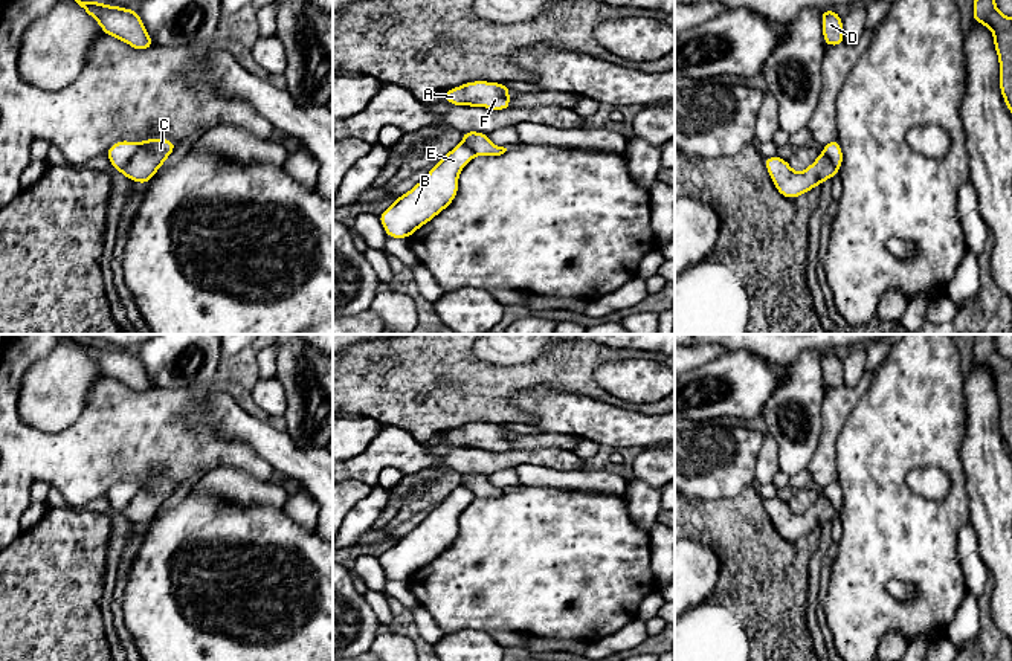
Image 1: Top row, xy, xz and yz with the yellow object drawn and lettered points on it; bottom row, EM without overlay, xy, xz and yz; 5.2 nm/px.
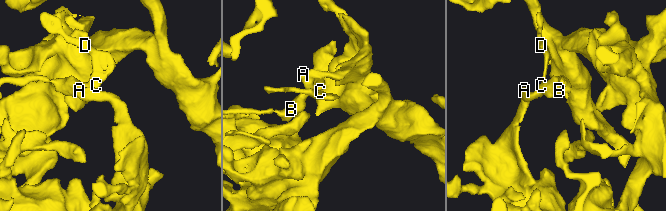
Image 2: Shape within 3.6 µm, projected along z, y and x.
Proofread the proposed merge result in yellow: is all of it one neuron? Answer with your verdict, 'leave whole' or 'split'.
split

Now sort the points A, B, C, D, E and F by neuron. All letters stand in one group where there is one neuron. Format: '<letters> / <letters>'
A C D F / B E

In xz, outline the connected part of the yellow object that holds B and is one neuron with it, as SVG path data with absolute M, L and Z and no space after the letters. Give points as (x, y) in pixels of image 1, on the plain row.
M464 485L450 492L411 533L400 537L379 562L389 580L409 580L444 553L458 536L461 511L475 499Z

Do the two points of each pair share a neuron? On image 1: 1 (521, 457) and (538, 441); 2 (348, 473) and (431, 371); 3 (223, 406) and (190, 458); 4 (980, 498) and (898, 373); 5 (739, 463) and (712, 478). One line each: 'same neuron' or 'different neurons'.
1: different neurons
2: different neurons
3: different neurons
4: different neurons
5: same neuron

